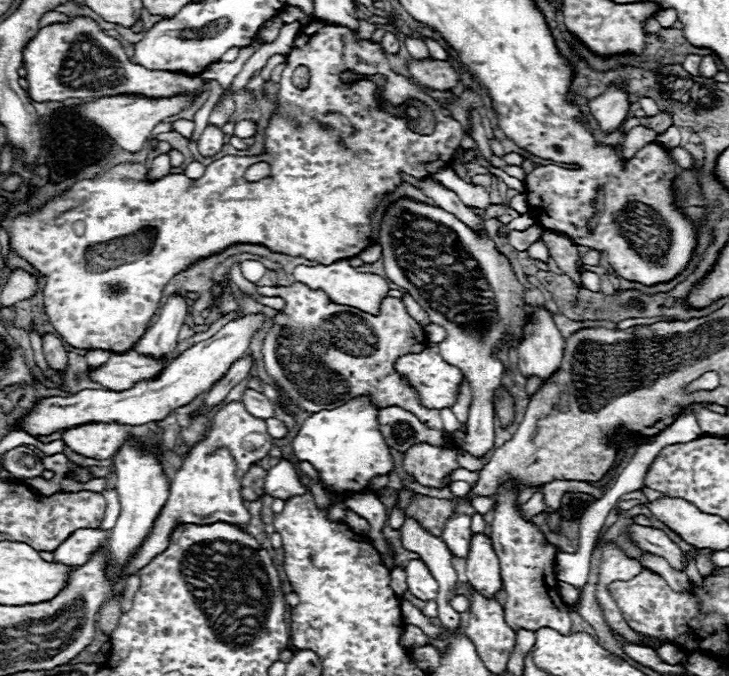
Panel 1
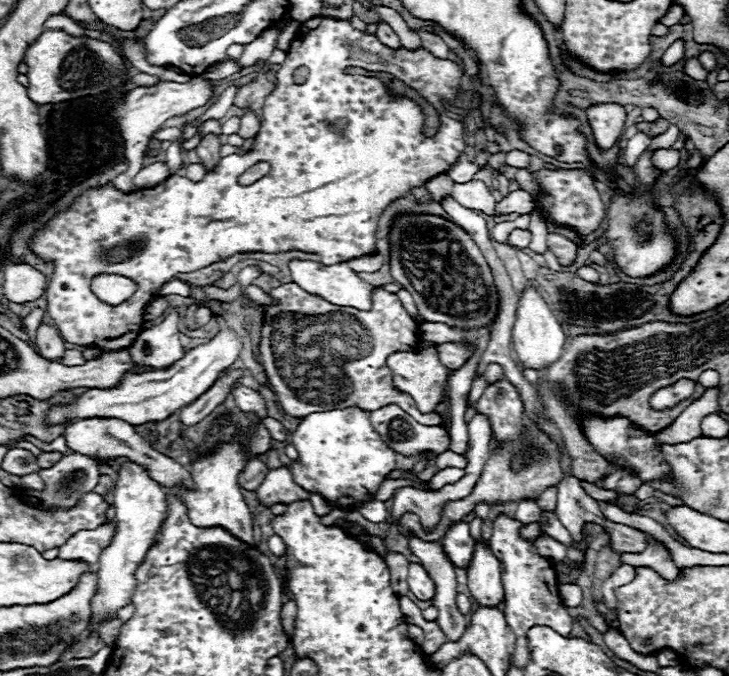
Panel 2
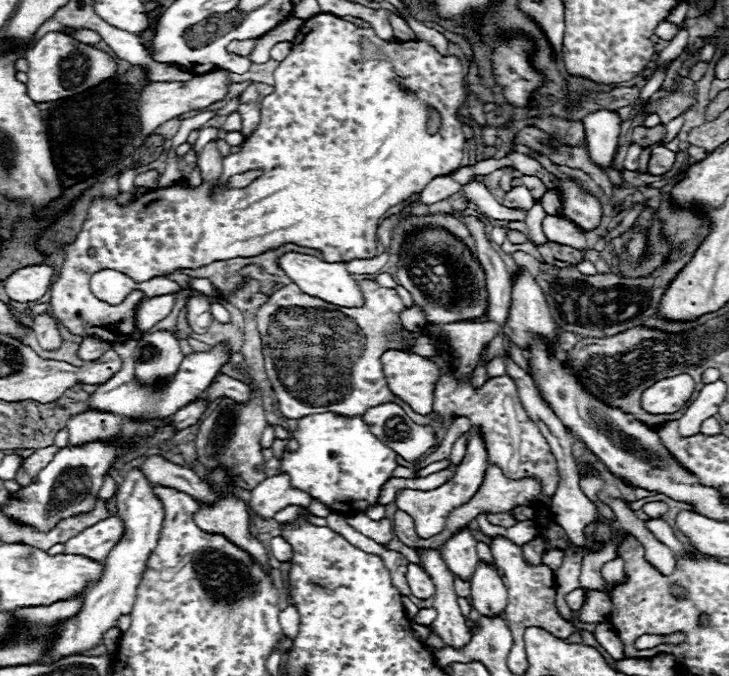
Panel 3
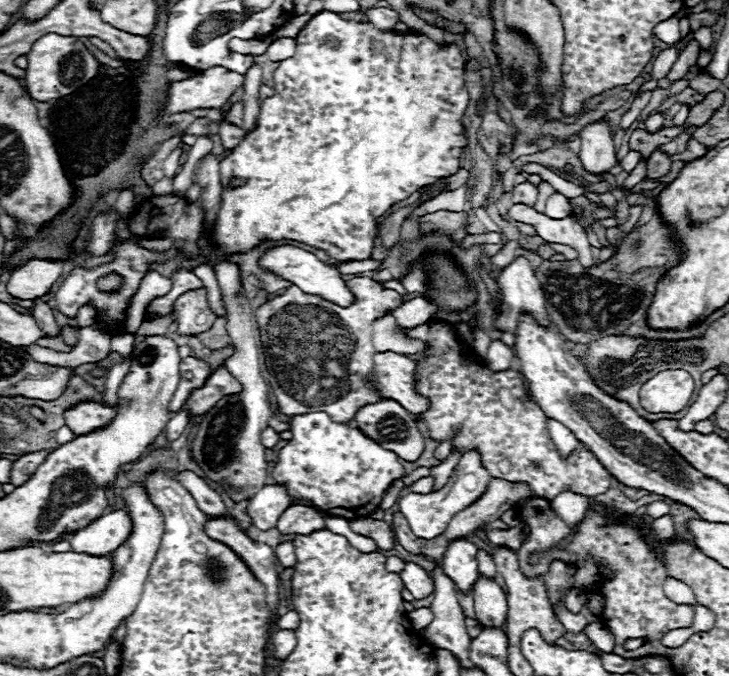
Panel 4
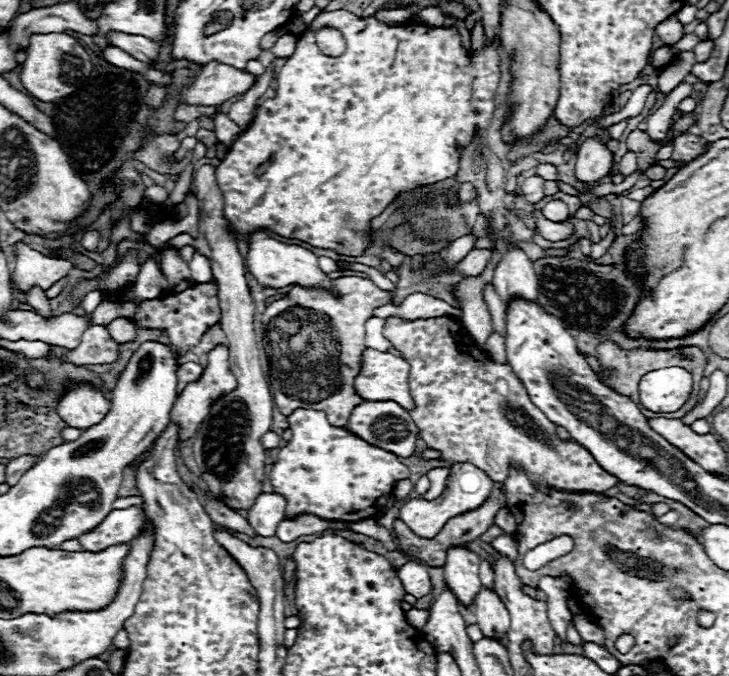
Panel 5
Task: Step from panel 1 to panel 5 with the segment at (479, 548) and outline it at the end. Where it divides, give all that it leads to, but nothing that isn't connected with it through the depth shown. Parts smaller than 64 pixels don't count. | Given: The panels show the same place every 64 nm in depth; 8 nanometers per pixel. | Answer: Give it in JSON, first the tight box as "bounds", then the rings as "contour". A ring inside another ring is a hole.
{"bounds":[474,590,510,640],"contour":[[[480,590],[480,594],[474,600],[476,606],[476,624],[482,630],[484,636],[494,636],[494,640],[506,638],[510,616],[502,600],[498,598],[496,592],[490,590]]]}

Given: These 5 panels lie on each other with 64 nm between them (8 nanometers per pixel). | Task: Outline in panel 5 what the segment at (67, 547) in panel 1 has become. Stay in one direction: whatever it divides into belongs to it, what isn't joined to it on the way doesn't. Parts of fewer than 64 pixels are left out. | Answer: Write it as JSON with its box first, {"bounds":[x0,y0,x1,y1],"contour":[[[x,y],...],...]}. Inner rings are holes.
{"bounds":[78,506,148,552],"contour":[[[130,506],[126,510],[112,510],[98,528],[80,536],[78,540],[82,542],[84,550],[100,552],[108,546],[134,540],[136,536],[142,534],[146,522],[148,516],[140,506]]]}

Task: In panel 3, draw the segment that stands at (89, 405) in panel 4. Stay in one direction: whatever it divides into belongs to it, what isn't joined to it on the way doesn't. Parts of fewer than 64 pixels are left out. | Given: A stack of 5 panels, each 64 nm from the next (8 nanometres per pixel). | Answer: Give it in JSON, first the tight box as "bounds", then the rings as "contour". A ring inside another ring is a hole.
{"bounds":[68,410,120,444],"contour":[[[86,410],[76,416],[68,418],[68,432],[70,432],[70,444],[82,444],[90,440],[106,440],[118,434],[120,430],[120,416],[114,416],[110,412],[98,412],[98,410]]]}

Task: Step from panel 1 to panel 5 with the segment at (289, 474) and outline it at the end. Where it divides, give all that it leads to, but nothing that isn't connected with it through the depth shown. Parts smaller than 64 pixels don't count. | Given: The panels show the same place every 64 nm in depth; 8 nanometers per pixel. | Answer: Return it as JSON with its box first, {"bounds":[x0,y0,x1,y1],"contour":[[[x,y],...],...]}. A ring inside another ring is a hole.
{"bounds":[248,494,286,536],"contour":[[[260,494],[256,504],[248,510],[248,522],[260,536],[274,536],[278,524],[284,520],[286,500],[276,494]]]}

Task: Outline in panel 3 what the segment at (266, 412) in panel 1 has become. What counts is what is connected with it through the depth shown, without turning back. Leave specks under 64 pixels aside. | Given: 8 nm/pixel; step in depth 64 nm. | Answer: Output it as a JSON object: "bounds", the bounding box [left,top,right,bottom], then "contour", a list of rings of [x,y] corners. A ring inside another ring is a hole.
{"bounds":[198,374,250,402],"contour":[[[218,374],[214,378],[214,382],[198,396],[198,400],[208,400],[208,402],[214,402],[222,396],[230,396],[234,398],[236,402],[246,402],[248,396],[250,396],[250,390],[244,382],[232,378],[232,376],[226,376],[226,374]]]}

